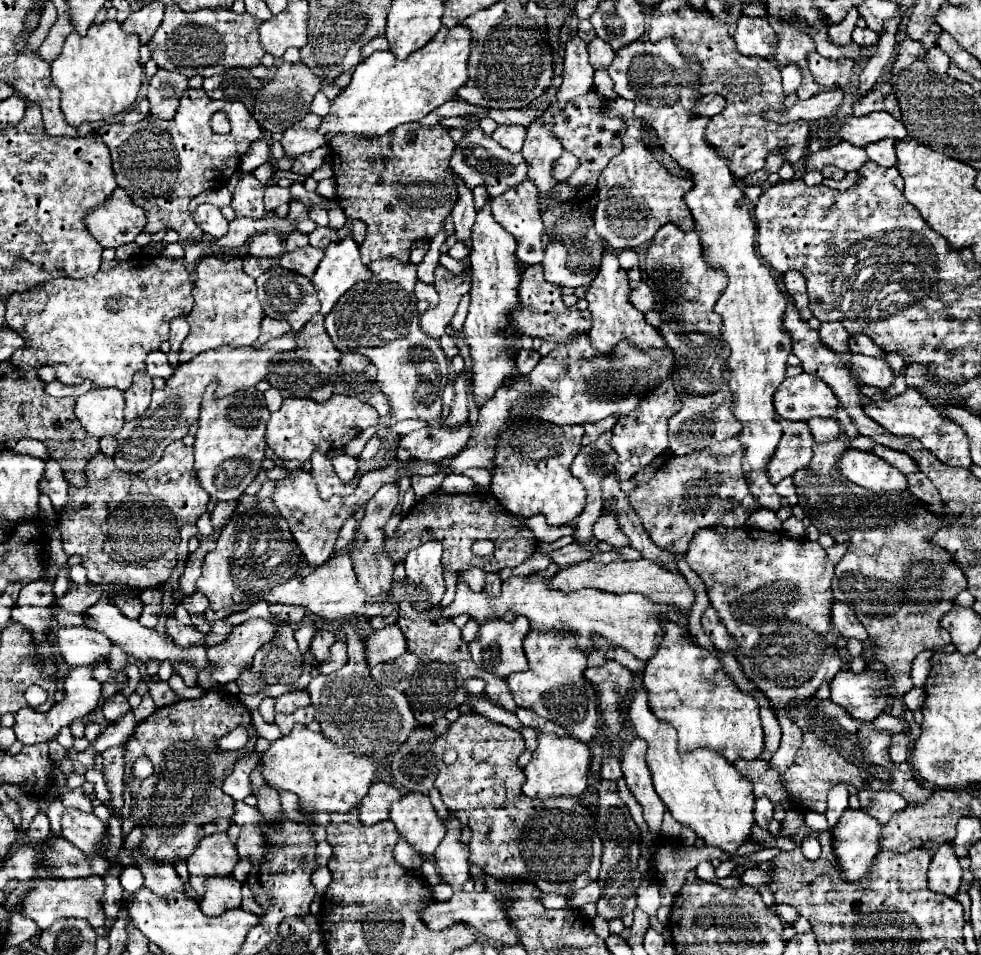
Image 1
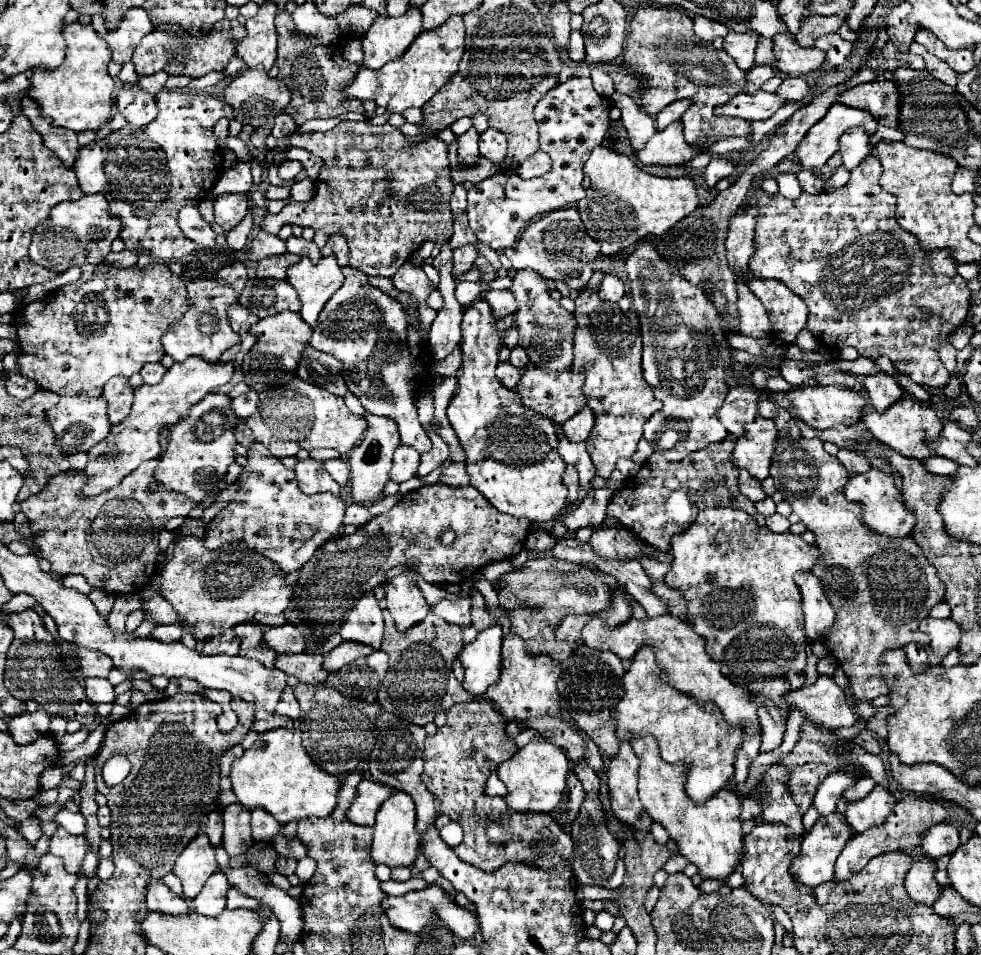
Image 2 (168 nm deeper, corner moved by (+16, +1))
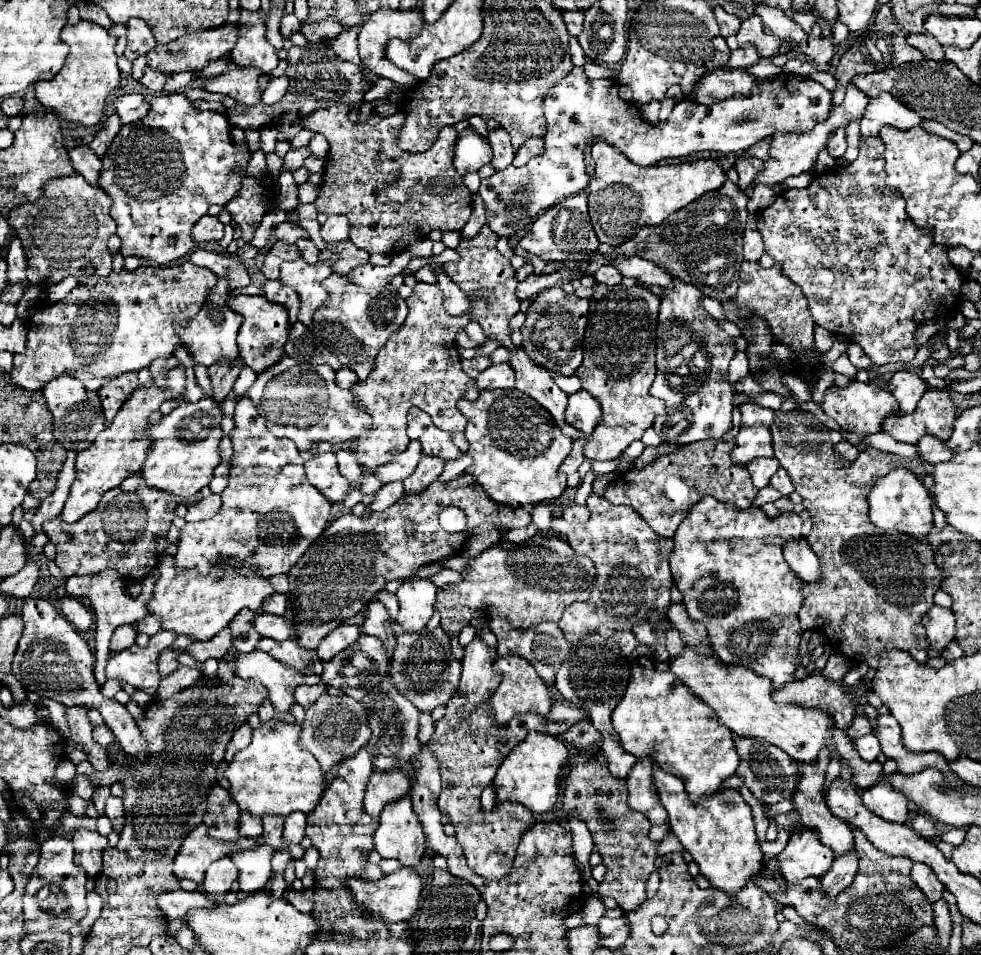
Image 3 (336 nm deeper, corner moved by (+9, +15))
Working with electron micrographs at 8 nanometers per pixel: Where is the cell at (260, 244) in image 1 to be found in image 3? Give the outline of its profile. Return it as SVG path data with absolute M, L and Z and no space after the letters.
M289 221L277 225L277 227L273 229L273 235L275 235L277 239L285 241L285 243L295 243L297 239L307 239L307 237L309 237L309 233L307 233L305 229L301 229L297 223L289 223Z

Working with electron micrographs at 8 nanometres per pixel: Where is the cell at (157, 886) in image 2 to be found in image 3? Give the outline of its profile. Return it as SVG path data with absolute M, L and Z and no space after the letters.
M173 891L173 893L161 893L159 895L159 907L161 911L169 917L169 919L181 919L187 921L187 913L189 909L195 907L207 907L207 909L215 909L215 903L211 899L207 899L203 893L199 891Z

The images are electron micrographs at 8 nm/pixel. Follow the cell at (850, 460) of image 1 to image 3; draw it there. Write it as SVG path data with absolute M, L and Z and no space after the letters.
M895 469L891 475L885 475L869 493L869 517L871 523L881 529L895 529L899 533L911 535L917 541L927 541L927 535L933 531L933 501L923 483L907 471Z

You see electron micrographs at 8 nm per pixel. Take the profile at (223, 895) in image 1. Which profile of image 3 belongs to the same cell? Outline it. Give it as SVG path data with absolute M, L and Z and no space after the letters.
M223 857L209 865L205 881L203 881L203 891L211 899L221 899L225 893L231 891L233 881L237 879L237 867L229 857Z

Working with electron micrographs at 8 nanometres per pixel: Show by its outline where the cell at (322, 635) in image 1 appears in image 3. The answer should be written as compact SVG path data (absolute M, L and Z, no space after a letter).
M259 613L253 619L253 627L261 637L269 637L269 639L275 639L275 641L291 639L293 633L295 633L295 627L285 617L267 615L267 613Z

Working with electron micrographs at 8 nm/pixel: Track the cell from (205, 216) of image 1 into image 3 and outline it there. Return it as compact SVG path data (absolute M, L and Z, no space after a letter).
M205 215L195 223L195 227L191 231L191 239L195 243L221 241L223 239L223 223L213 215Z

